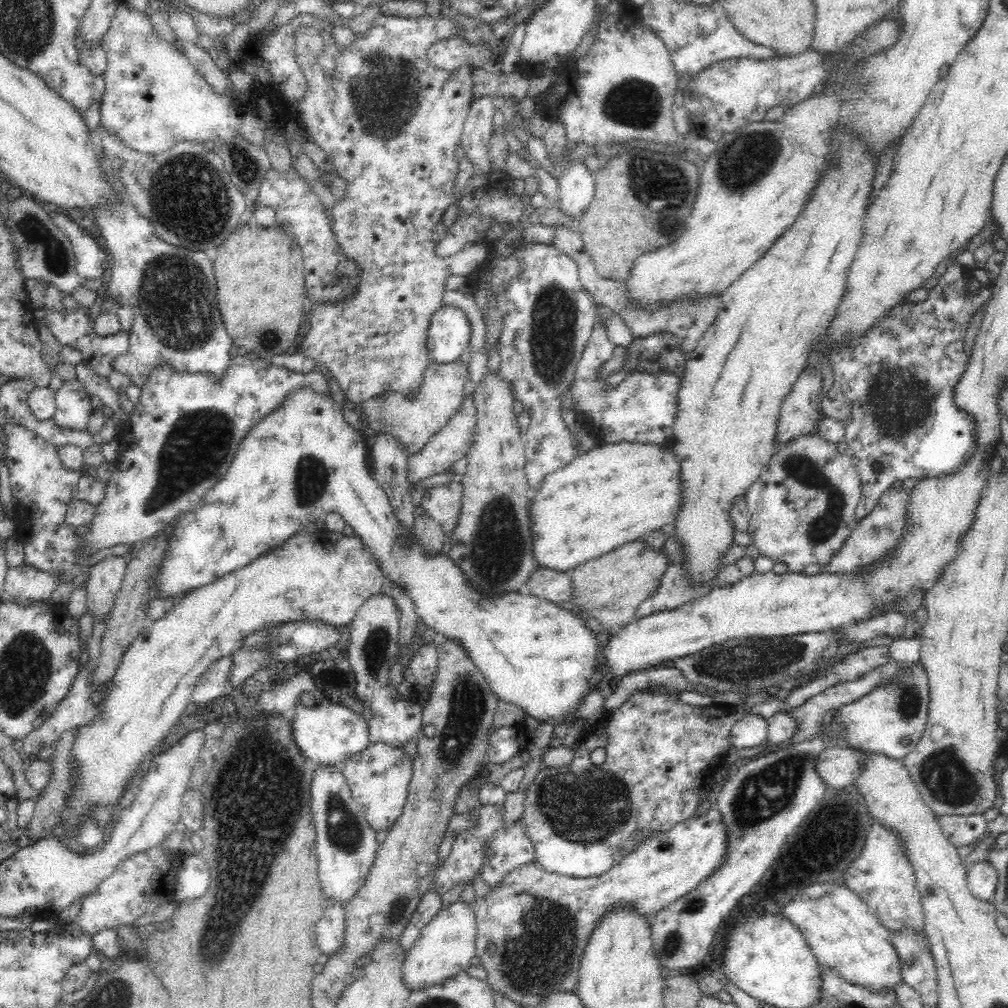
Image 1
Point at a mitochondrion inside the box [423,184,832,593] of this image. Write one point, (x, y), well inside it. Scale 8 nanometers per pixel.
(553, 329)

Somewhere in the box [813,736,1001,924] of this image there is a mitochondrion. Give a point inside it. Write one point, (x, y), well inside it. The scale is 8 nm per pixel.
(944, 774)

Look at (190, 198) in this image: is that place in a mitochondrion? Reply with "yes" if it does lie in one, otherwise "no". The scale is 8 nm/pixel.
yes

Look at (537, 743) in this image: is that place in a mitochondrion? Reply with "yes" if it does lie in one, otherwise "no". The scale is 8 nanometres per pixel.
no

